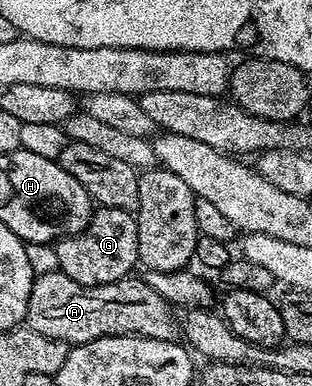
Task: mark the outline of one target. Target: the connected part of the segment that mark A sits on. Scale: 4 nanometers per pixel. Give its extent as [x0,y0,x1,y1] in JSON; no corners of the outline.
[26,270,177,346]

